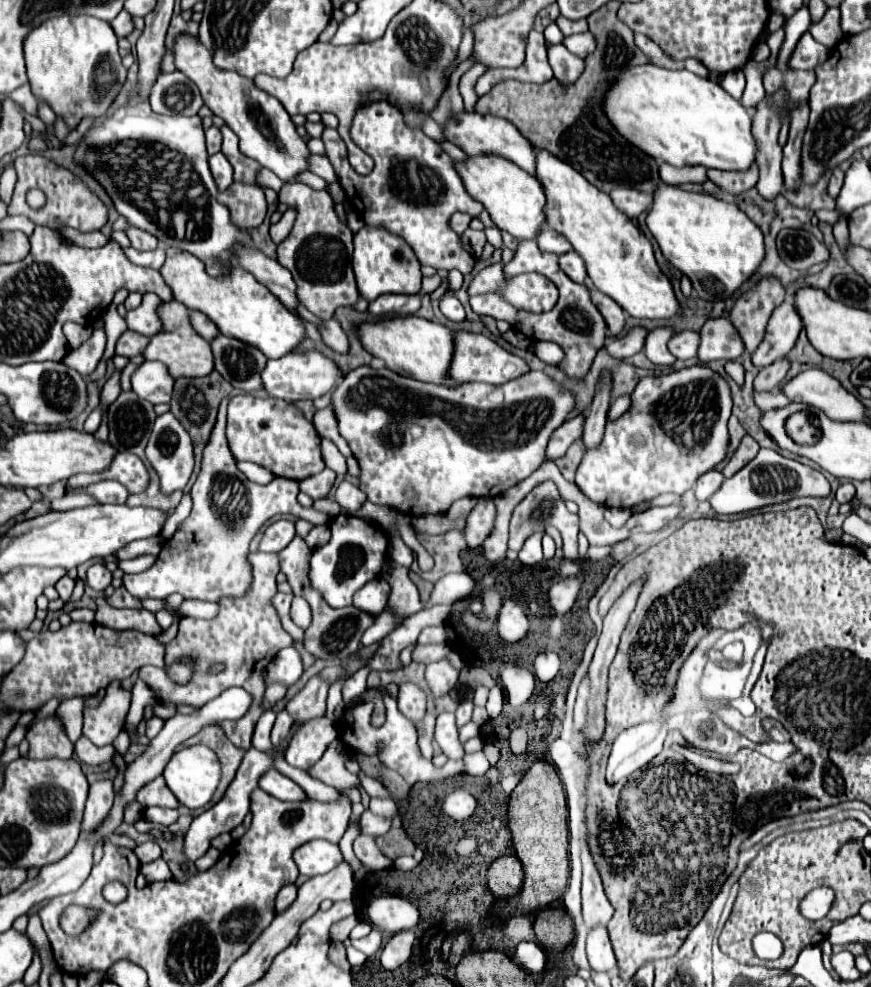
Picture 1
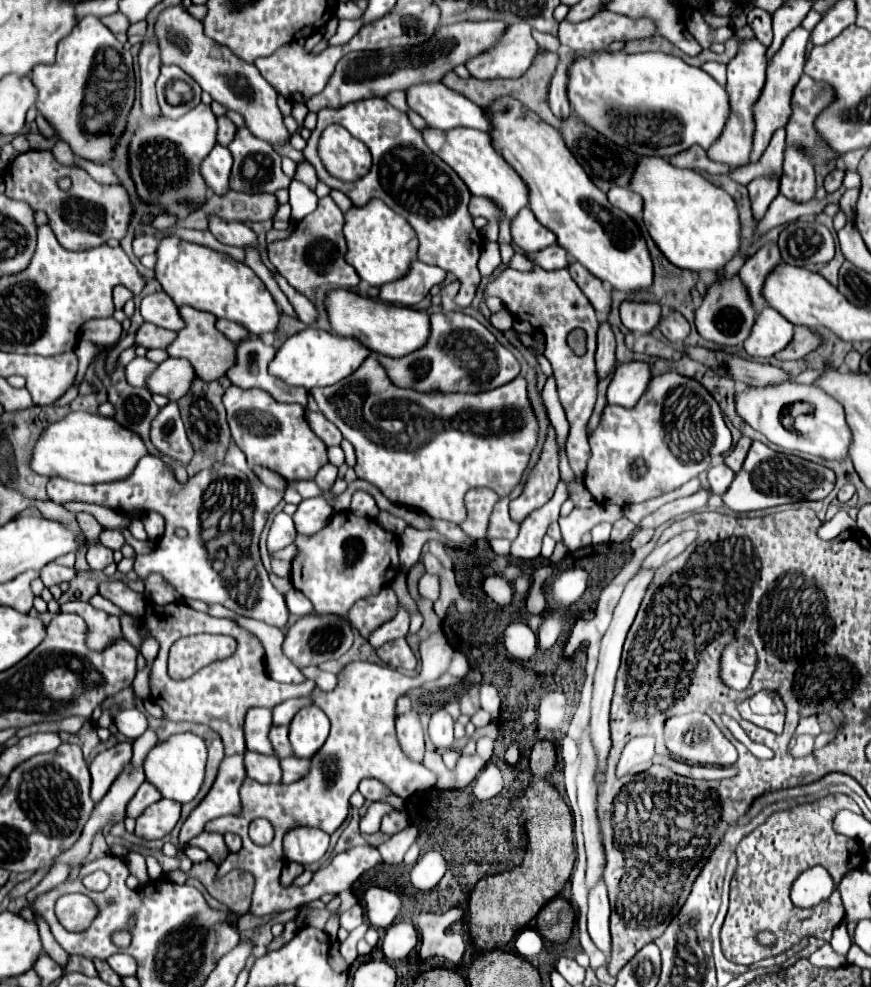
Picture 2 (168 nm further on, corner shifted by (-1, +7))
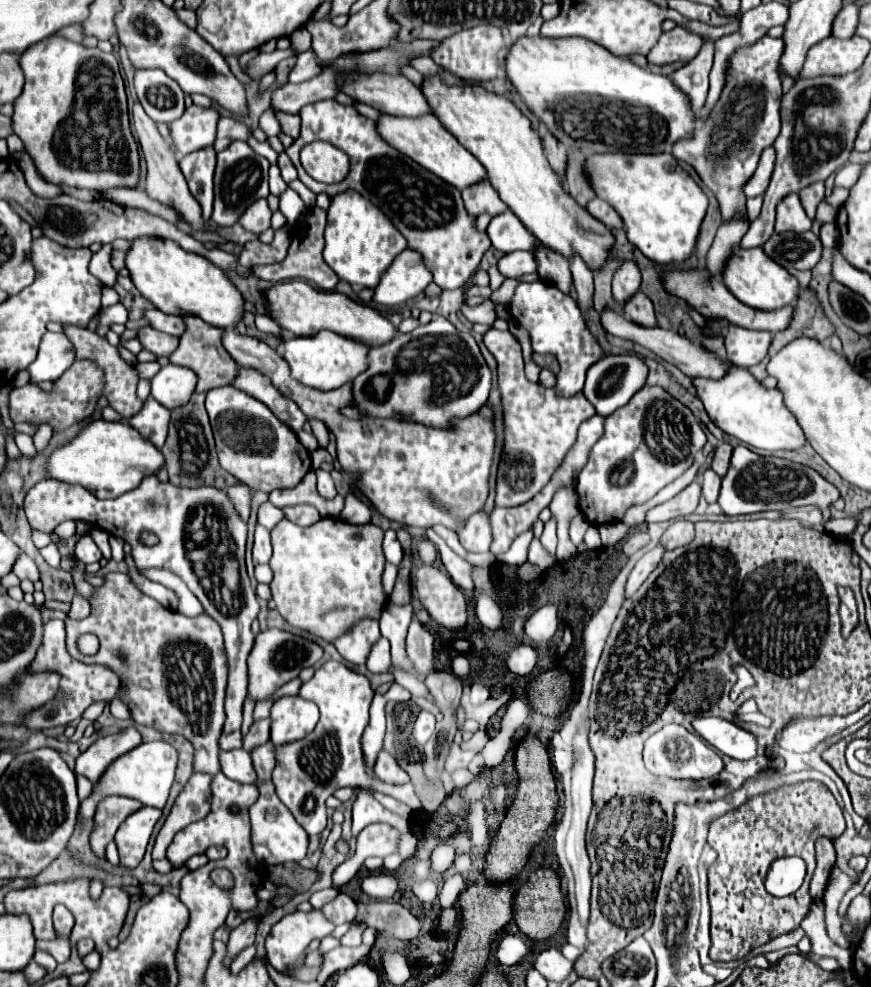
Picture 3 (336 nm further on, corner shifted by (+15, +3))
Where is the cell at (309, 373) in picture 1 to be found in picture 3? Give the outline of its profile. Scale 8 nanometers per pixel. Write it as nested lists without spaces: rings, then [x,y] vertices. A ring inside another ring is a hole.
[[[322,330],[316,336],[294,336],[284,342],[282,358],[288,362],[292,378],[302,382],[304,386],[318,388],[318,390],[334,390],[340,388],[344,382],[354,380],[364,368],[368,366],[366,360],[368,346],[360,346],[360,342],[352,342],[336,332]]]

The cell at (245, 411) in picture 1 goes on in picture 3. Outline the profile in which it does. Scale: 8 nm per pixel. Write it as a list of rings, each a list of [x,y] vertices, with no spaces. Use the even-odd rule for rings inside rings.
[[[232,386],[212,388],[206,396],[206,410],[210,414],[210,424],[214,430],[220,466],[250,488],[262,492],[272,492],[276,488],[294,488],[310,470],[310,452],[298,442],[296,434],[288,426],[284,426],[284,422],[280,422],[268,406],[250,398],[246,392]]]

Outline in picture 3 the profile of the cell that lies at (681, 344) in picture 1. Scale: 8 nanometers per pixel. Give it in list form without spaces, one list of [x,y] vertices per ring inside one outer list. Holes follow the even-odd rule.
[[[638,292],[636,296],[632,296],[626,304],[624,304],[624,312],[626,316],[640,324],[640,326],[646,326],[646,328],[652,328],[656,326],[656,312],[654,312],[654,306],[650,302],[650,298],[642,292]]]

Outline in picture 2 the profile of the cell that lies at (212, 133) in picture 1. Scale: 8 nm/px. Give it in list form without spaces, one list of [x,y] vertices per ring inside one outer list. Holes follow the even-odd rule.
[[[228,116],[218,118],[218,144],[228,146],[232,142],[234,134],[236,134],[236,124]]]

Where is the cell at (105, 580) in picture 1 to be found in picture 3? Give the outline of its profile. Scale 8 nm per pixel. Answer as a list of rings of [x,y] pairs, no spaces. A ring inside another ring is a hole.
[[[82,536],[76,544],[76,556],[84,562],[84,564],[92,564],[92,562],[98,562],[102,558],[102,552],[98,550],[98,546],[94,544],[92,538],[88,536]]]

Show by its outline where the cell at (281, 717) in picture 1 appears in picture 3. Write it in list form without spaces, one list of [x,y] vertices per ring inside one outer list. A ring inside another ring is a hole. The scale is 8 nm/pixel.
[[[266,742],[264,746],[256,746],[254,750],[250,750],[250,756],[254,760],[254,770],[258,774],[260,780],[268,780],[272,776],[272,770],[276,766],[276,752],[274,752],[274,744]]]

